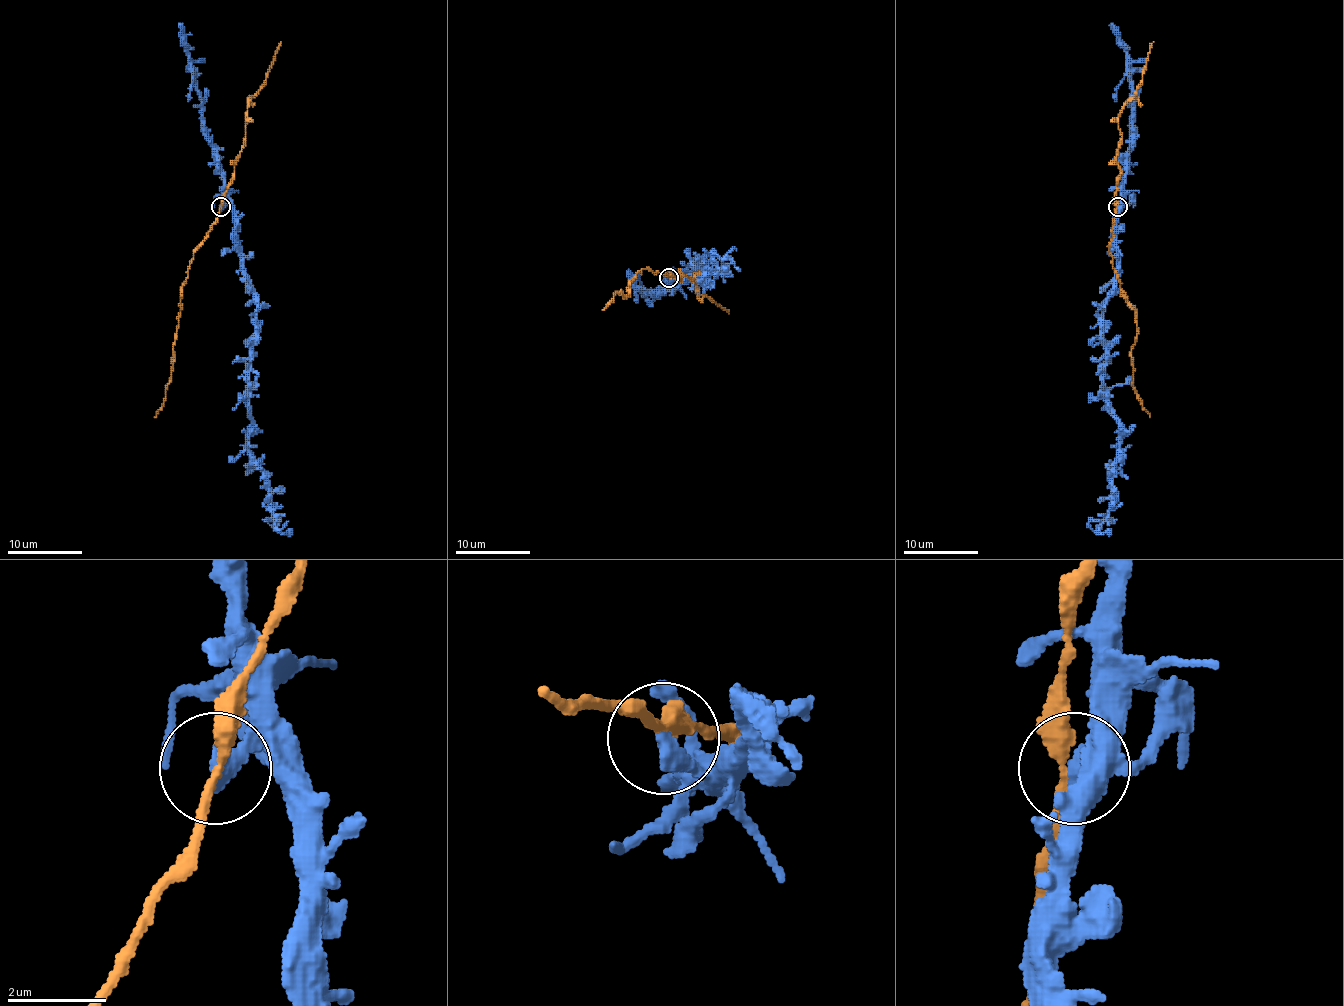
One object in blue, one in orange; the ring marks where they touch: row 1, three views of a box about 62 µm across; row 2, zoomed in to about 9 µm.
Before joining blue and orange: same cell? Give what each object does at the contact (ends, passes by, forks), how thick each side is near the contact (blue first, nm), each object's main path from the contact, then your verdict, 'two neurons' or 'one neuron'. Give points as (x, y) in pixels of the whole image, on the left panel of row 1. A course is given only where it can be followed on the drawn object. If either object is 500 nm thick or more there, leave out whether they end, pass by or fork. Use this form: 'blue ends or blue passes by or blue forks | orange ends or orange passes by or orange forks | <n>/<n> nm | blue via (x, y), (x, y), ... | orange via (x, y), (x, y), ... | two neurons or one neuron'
500/280 nm | blue via (221, 207), (227, 203), (232, 213), (240, 270), (256, 302), (249, 458), (266, 480), (277, 529), (292, 529) | orange via (221, 207), (208, 237), (195, 252), (184, 283), (171, 382), (154, 417) | one neuron

